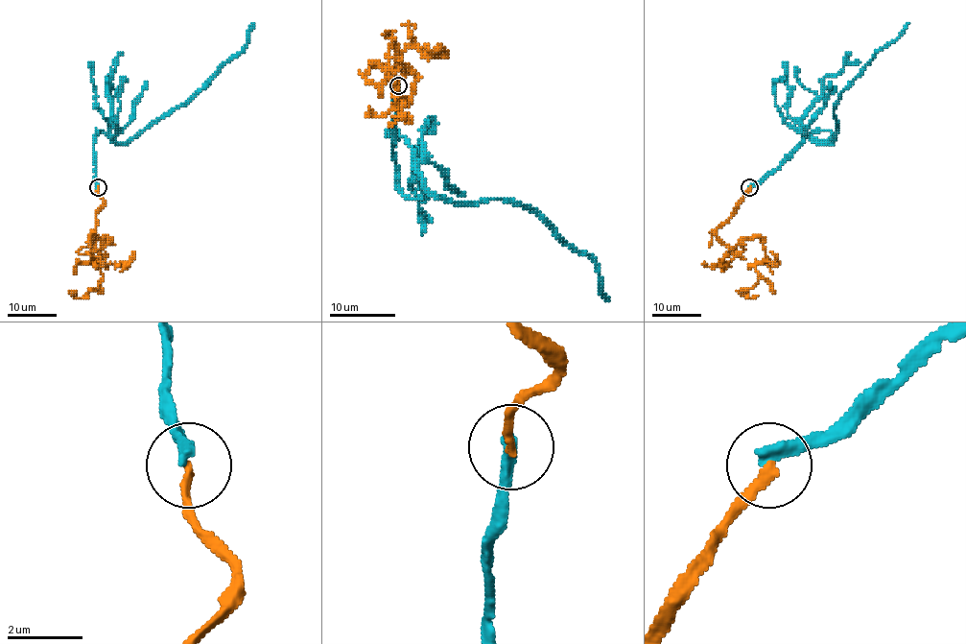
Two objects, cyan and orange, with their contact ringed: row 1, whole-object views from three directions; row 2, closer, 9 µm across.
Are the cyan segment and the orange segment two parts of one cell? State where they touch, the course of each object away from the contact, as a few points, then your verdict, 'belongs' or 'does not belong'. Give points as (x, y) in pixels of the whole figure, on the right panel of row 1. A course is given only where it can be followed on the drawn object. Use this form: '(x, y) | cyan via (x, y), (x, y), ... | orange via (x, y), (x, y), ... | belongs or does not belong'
(749, 187) | cyan via (750, 188), (807, 135), (825, 131), (833, 134), (828, 143), (836, 134), (838, 94), (908, 22) | orange via (750, 188), (715, 234), (729, 250), (764, 242), (750, 298), (736, 290) | does not belong

